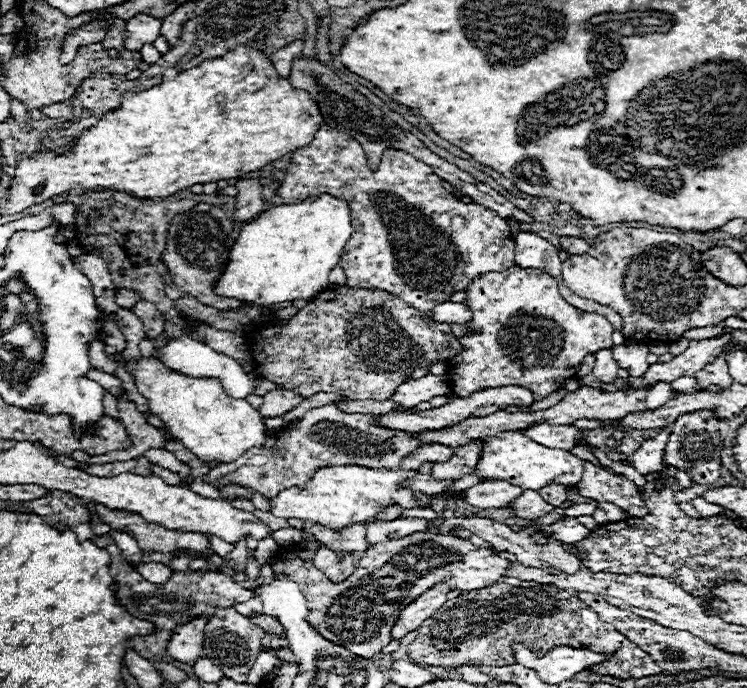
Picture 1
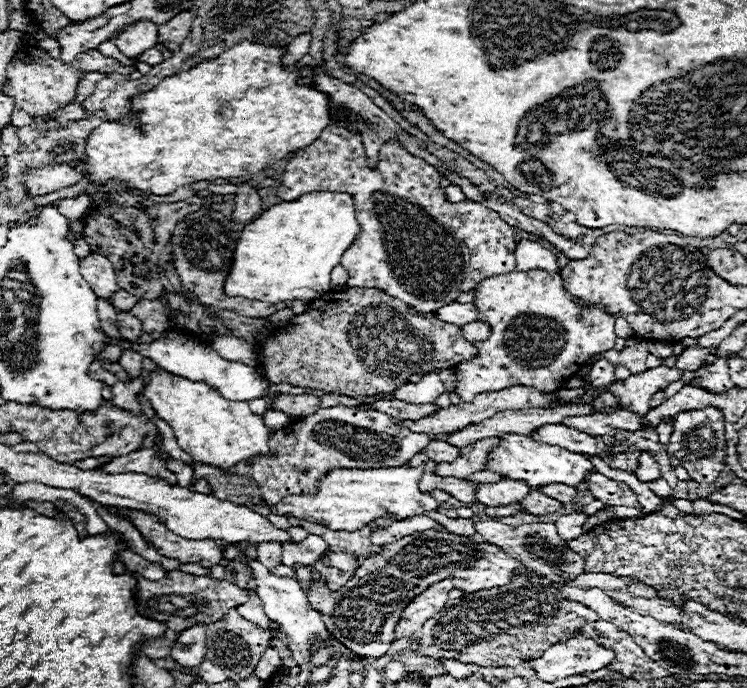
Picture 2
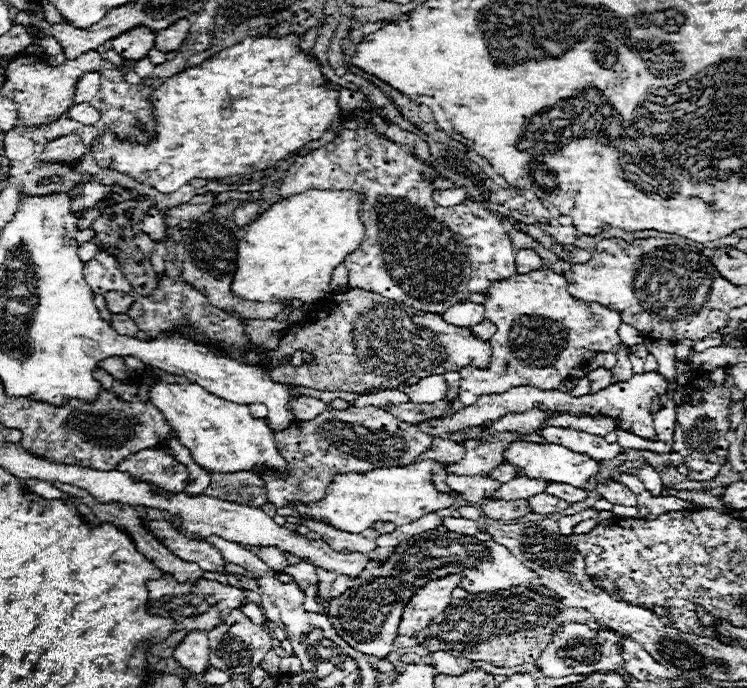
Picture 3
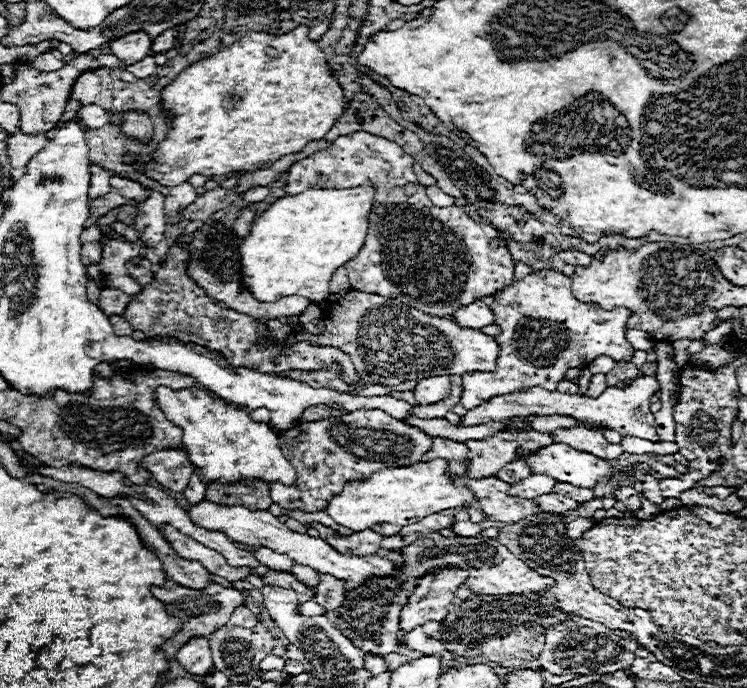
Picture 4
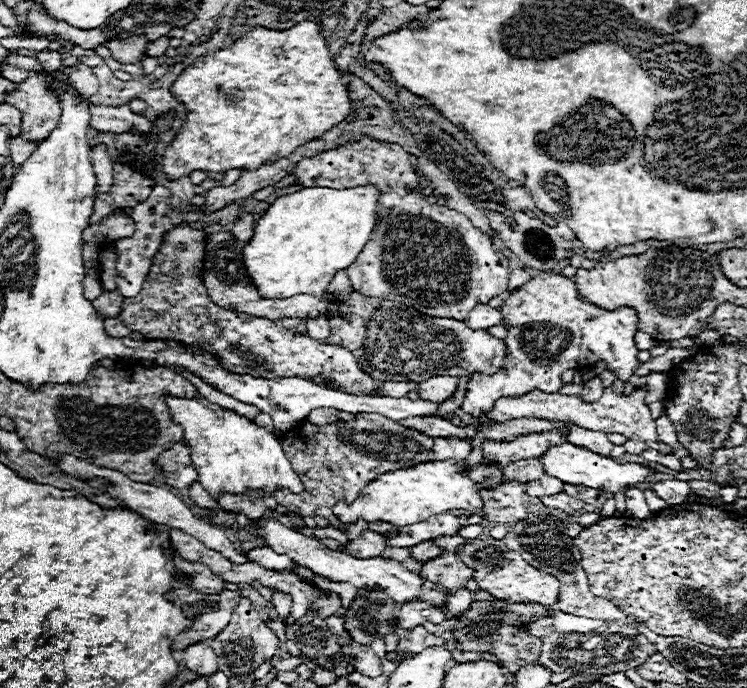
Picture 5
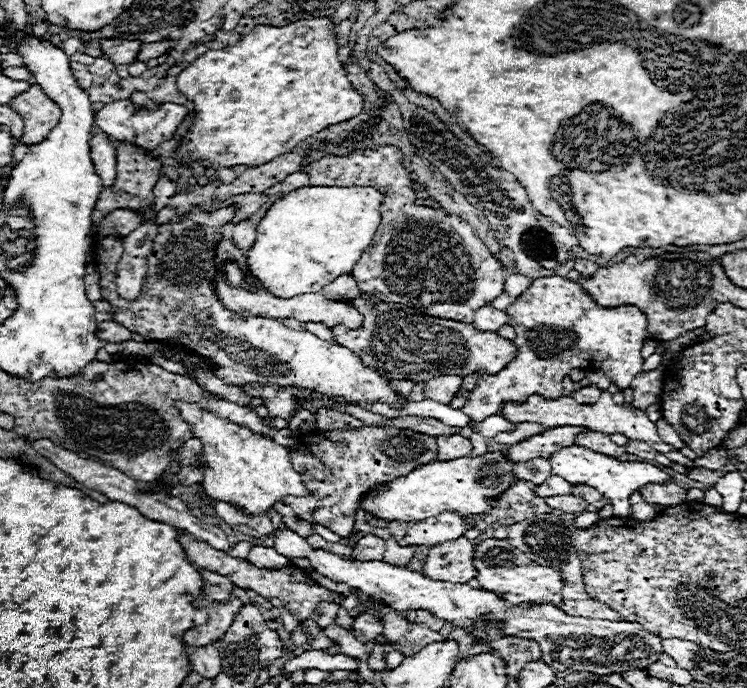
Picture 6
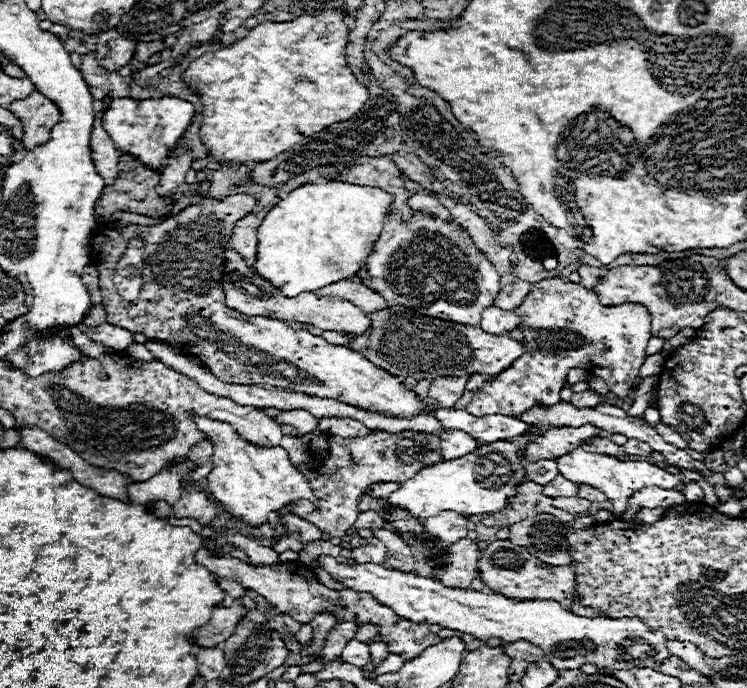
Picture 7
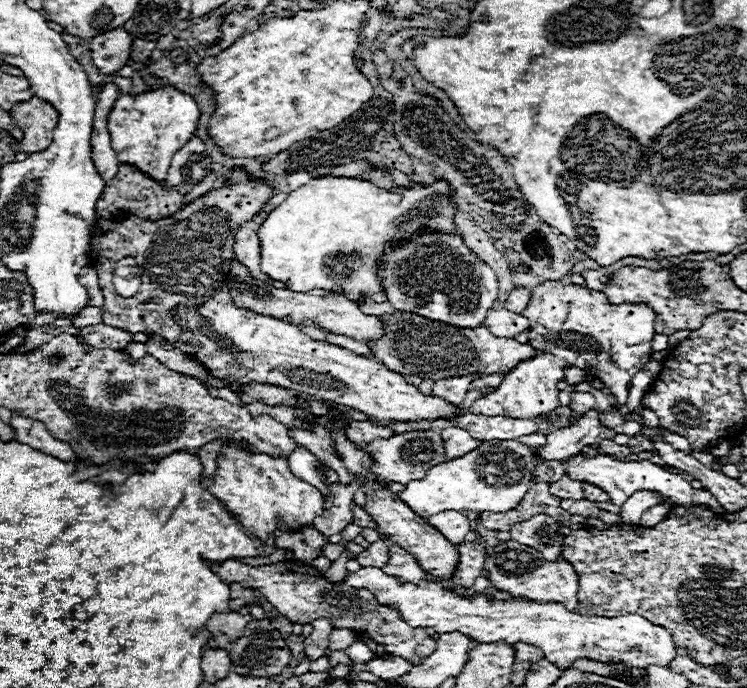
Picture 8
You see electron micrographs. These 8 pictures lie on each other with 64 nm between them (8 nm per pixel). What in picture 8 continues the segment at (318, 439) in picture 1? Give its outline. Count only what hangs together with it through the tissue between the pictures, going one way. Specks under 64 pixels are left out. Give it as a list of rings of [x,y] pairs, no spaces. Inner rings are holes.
[[[412,430],[392,436],[390,440],[374,440],[364,448],[374,456],[374,474],[386,476],[392,482],[400,482],[400,484],[422,480],[430,468],[448,460],[444,452],[442,436],[436,430]],[[354,476],[350,486],[342,486],[342,484],[334,484],[328,486],[330,494],[334,496],[334,508],[324,510],[322,516],[314,518],[314,526],[318,532],[332,536],[342,532],[350,522],[352,522],[352,512],[350,512],[350,502],[352,502],[352,494],[362,486],[362,480]]]

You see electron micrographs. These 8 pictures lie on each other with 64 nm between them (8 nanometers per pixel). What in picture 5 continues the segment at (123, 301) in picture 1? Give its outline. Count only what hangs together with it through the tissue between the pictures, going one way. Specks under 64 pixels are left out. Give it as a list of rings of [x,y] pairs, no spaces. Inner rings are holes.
[[[114,290],[110,294],[100,294],[100,298],[96,298],[92,304],[98,310],[100,318],[102,318],[102,314],[108,318],[116,318],[120,312],[120,302],[122,302],[122,296]]]

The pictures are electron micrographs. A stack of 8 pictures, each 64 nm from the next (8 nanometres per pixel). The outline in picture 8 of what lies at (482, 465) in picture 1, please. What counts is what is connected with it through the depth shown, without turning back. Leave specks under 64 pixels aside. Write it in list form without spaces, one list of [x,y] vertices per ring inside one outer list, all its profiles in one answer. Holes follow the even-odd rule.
[[[576,454],[570,460],[564,460],[564,468],[566,468],[566,474],[574,480],[582,480],[582,482],[590,482],[590,484],[598,484],[600,488],[606,488],[610,500],[616,506],[622,506],[634,492],[652,490],[652,492],[658,492],[666,500],[666,504],[676,504],[676,506],[686,506],[686,508],[704,506],[704,508],[710,508],[716,514],[722,514],[720,502],[708,490],[704,490],[704,488],[694,490],[690,486],[690,482],[684,480],[680,474],[672,474],[672,472],[664,470],[662,466],[656,466],[648,460],[620,462],[620,460],[614,460],[610,456],[602,456],[602,454],[596,456],[596,458],[586,458],[582,454]]]

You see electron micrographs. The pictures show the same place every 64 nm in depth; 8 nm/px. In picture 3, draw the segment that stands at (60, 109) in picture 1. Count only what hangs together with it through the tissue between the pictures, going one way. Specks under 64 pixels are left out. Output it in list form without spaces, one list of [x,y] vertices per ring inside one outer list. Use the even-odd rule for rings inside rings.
[[[76,104],[68,110],[70,118],[80,122],[80,124],[86,124],[86,126],[92,126],[100,120],[100,112],[96,108],[92,108],[90,104]]]

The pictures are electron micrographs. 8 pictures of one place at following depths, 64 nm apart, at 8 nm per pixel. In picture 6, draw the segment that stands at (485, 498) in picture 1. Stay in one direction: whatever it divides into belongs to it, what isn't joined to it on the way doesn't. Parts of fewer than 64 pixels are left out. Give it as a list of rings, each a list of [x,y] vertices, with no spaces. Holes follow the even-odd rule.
[[[550,476],[546,482],[542,482],[540,486],[536,486],[534,494],[548,498],[548,496],[564,496],[564,494],[572,494],[572,484],[562,480],[560,476]]]

